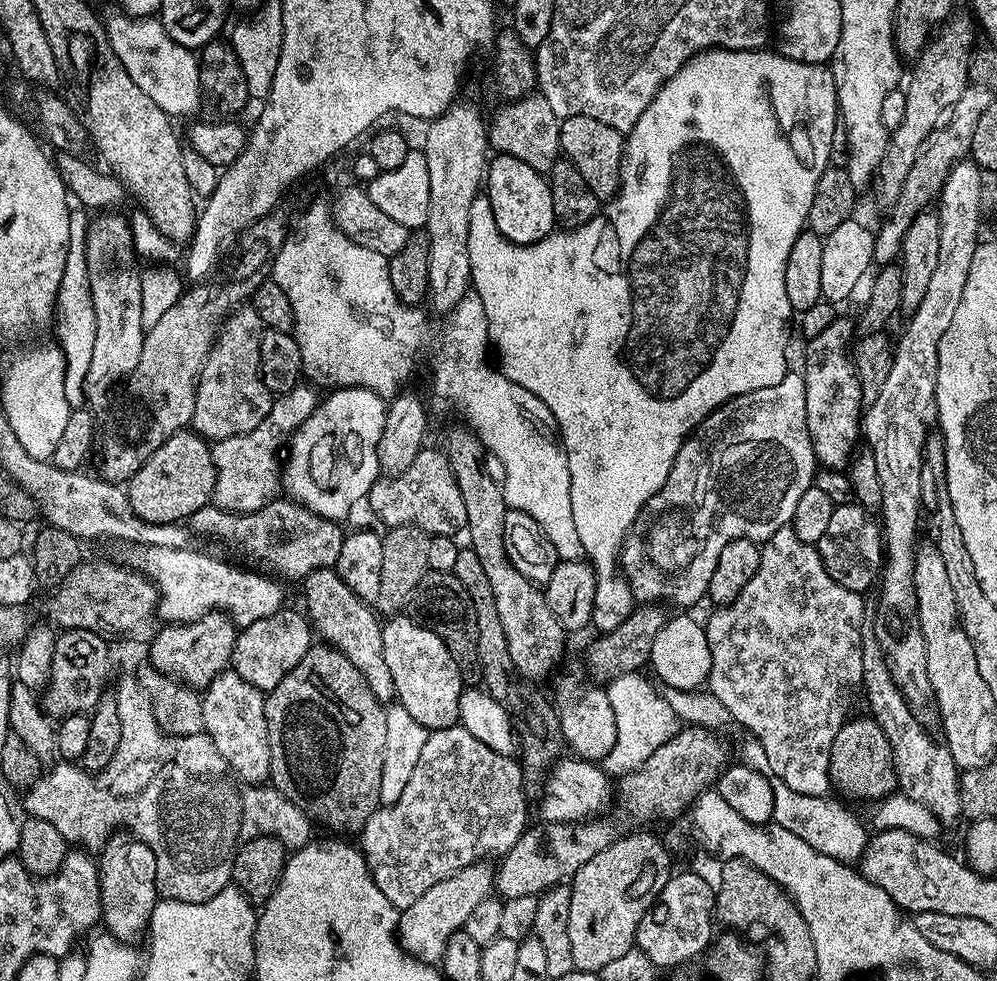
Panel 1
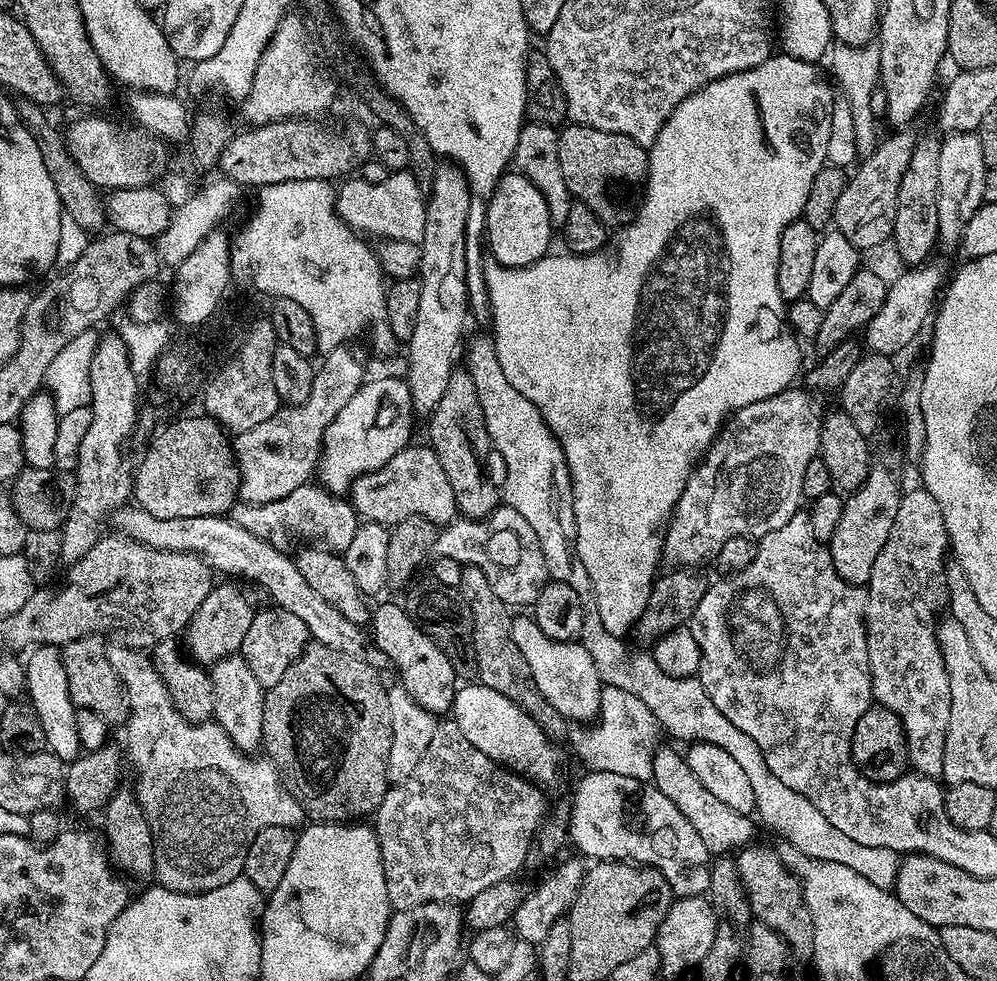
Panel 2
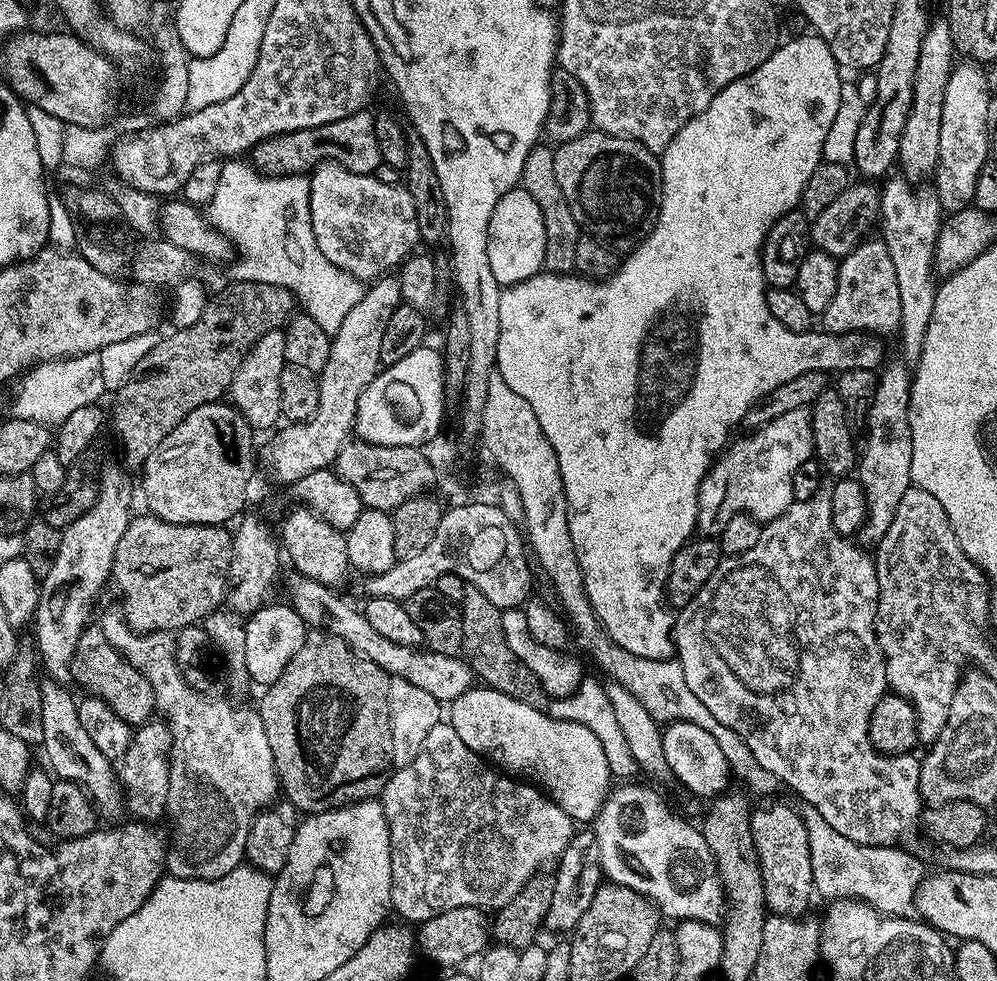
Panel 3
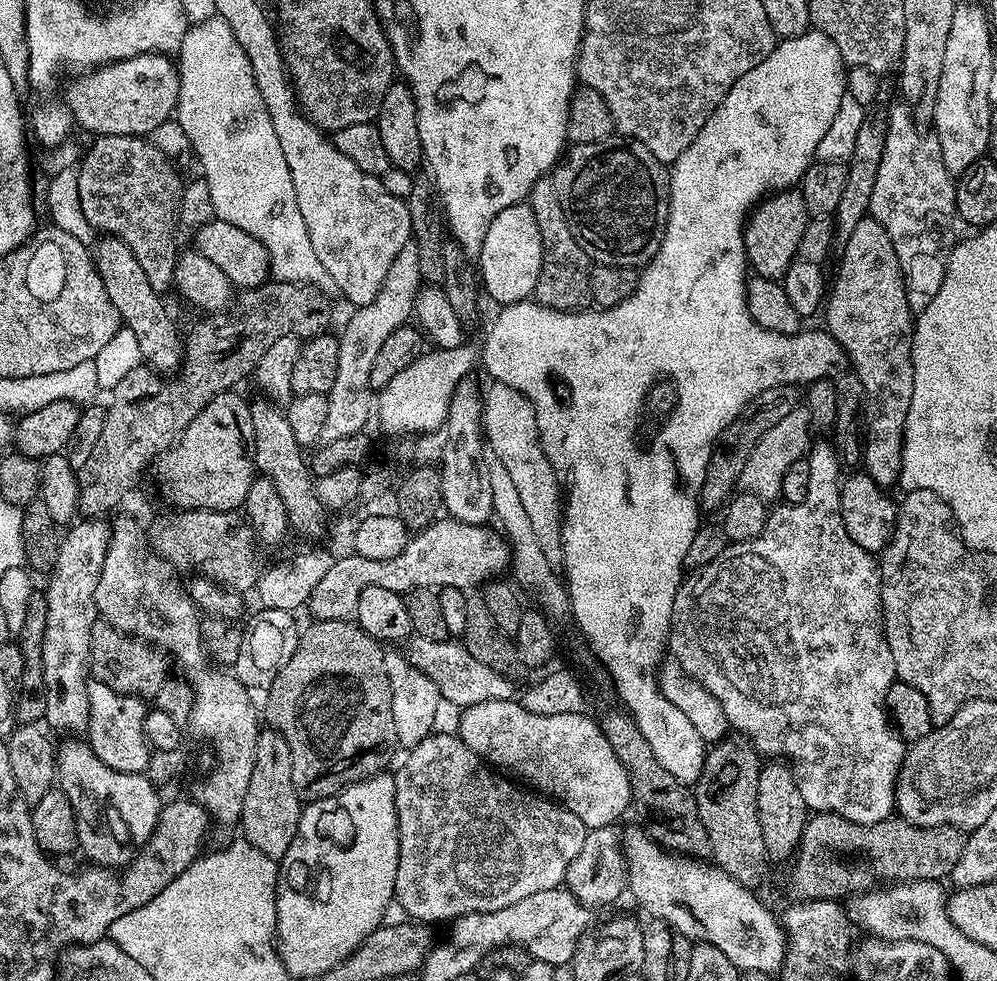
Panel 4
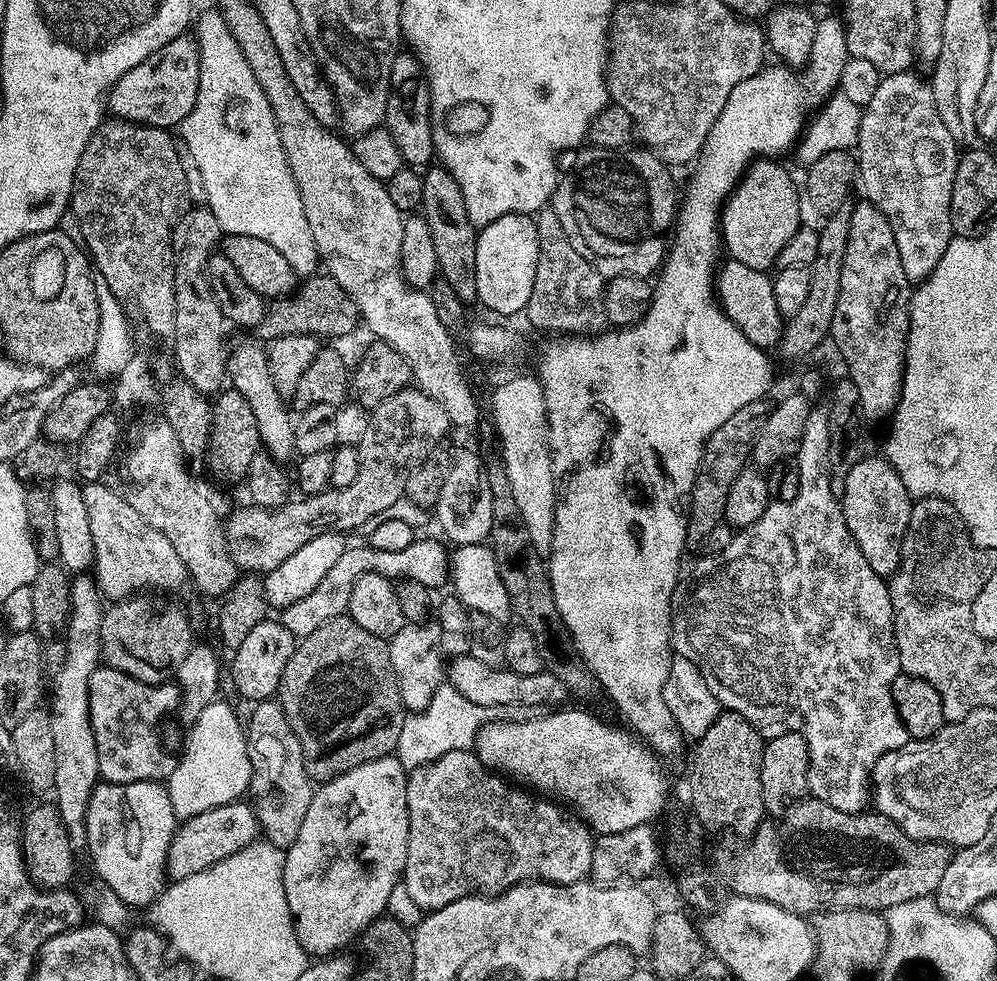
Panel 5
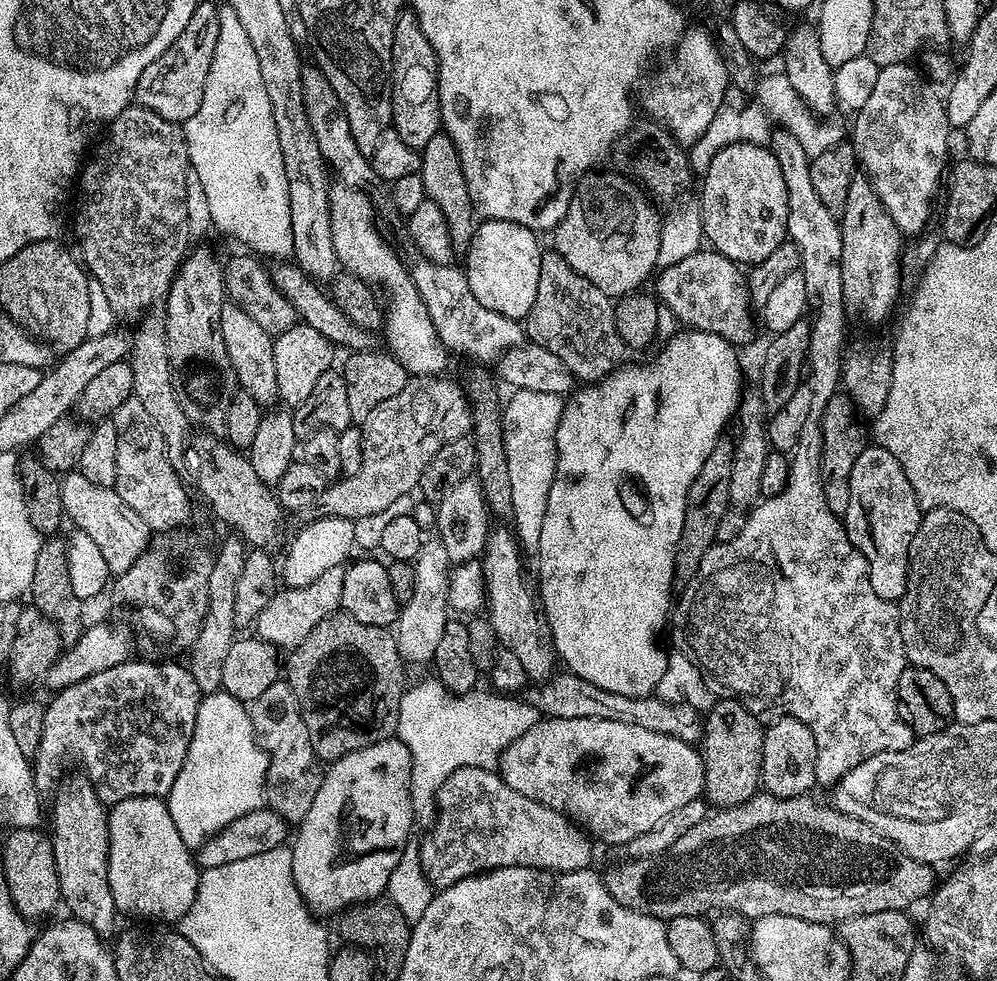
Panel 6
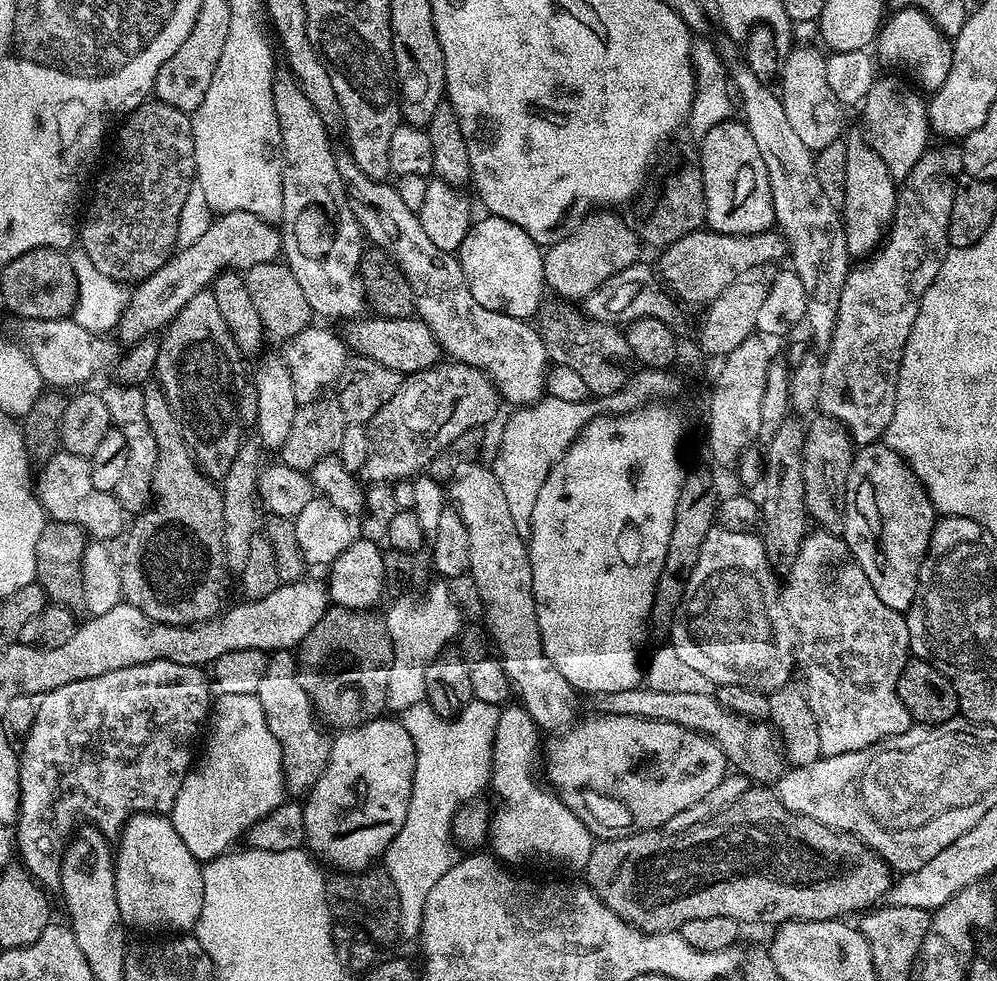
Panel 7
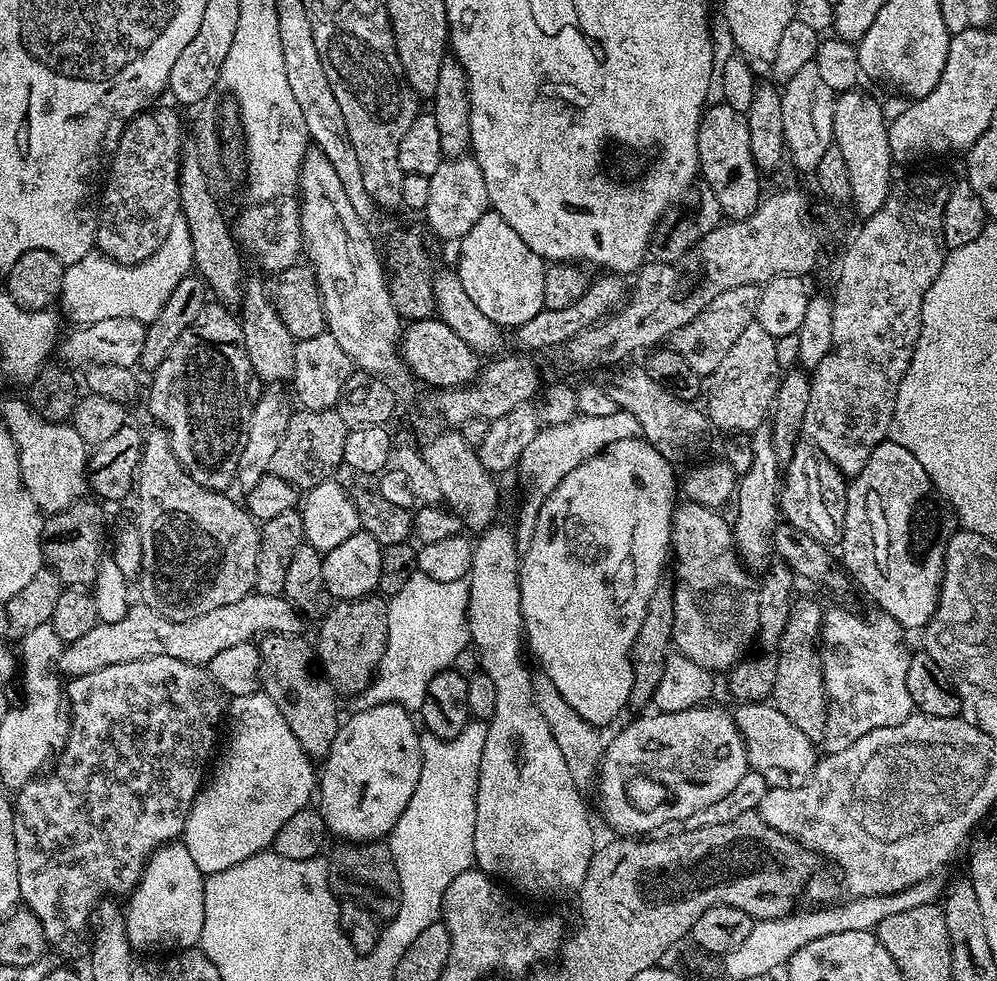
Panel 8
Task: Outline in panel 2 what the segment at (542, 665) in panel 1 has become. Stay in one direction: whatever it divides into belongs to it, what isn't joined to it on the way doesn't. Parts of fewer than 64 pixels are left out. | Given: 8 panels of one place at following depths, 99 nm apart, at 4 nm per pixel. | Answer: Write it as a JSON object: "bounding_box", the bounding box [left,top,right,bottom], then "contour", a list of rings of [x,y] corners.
{"bounding_box":[426,367,501,520],"contour":[[[467,367],[453,368],[446,390],[443,391],[442,398],[434,406],[426,422],[428,422],[427,443],[434,450],[434,454],[438,454],[438,462],[442,462],[442,470],[446,473],[450,487],[454,489],[457,513],[470,520],[482,520],[495,508],[501,507],[501,489],[497,481],[495,484],[488,477],[488,468],[484,465],[492,448],[492,440],[486,430],[486,418],[482,414],[478,386],[474,386],[474,378]]]}

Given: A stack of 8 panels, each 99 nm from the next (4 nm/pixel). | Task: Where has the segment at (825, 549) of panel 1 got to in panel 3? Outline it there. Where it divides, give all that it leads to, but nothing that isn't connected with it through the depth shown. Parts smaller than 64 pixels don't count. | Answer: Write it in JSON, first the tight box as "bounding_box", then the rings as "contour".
{"bounding_box":[856,360,913,545],"contour":[[[898,360],[889,361],[877,375],[874,398],[865,415],[866,442],[861,447],[856,466],[856,479],[863,488],[867,514],[860,527],[858,540],[861,545],[875,545],[885,536],[894,520],[894,513],[906,490],[912,487],[910,474],[913,438],[909,422],[909,390],[911,373]]]}

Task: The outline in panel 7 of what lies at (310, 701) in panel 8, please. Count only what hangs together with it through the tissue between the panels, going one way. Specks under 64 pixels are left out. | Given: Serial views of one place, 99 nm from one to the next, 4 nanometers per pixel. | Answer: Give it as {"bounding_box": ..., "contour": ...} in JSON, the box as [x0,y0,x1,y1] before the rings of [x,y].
{"bounding_box":[255,650,330,798],"contour":[[[277,650],[268,656],[266,670],[262,674],[262,682],[258,682],[255,696],[262,702],[270,734],[280,740],[287,795],[292,798],[307,797],[318,778],[322,778],[322,770],[326,770],[330,736],[327,736],[329,733],[312,711],[312,703],[298,675],[297,657],[291,651]]]}

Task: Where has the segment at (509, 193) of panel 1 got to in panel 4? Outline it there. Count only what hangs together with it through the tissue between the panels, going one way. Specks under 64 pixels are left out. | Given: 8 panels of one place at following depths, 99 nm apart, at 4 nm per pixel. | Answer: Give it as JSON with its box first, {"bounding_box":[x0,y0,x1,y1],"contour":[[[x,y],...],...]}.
{"bounding_box":[478,202,542,306],"contour":[[[521,202],[506,206],[490,222],[486,238],[482,238],[482,250],[478,257],[478,275],[482,292],[496,303],[496,306],[517,304],[529,299],[535,293],[539,271],[542,265],[542,235],[538,234],[538,221],[534,219],[534,210]]]}

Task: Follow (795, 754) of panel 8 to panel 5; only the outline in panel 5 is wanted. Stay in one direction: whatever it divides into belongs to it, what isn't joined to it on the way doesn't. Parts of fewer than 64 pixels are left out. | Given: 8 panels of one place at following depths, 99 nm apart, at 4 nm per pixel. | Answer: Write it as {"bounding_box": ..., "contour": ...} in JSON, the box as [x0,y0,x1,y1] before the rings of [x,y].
{"bounding_box":[446,654,569,710],"contour":[[[460,654],[455,657],[452,665],[446,668],[446,680],[458,690],[458,694],[470,698],[470,702],[478,702],[493,710],[507,710],[510,706],[560,706],[564,699],[569,699],[569,692],[554,674],[543,671],[538,674],[518,674],[509,668],[486,666],[486,662],[478,662],[471,654]]]}

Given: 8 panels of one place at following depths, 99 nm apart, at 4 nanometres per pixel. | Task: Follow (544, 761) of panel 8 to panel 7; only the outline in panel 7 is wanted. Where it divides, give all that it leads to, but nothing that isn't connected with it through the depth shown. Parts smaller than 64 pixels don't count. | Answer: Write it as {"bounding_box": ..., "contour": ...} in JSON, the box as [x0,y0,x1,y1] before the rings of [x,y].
{"bounding_box":[490,706,594,870],"contour":[[[508,706],[500,713],[498,722],[498,730],[494,734],[494,746],[492,747],[492,779],[490,781],[491,791],[496,791],[500,795],[500,800],[504,804],[500,804],[490,816],[490,848],[491,855],[495,856],[497,860],[503,862],[505,865],[512,866],[515,860],[549,860],[552,864],[565,864],[568,868],[580,868],[580,870],[587,869],[588,859],[592,853],[594,847],[594,837],[591,832],[586,830],[586,826],[577,818],[565,804],[560,801],[559,795],[551,787],[545,786],[536,775],[541,775],[542,772],[542,744],[540,748],[540,739],[542,739],[542,733],[539,728],[536,727],[536,723],[530,718],[530,714],[522,706]]]}

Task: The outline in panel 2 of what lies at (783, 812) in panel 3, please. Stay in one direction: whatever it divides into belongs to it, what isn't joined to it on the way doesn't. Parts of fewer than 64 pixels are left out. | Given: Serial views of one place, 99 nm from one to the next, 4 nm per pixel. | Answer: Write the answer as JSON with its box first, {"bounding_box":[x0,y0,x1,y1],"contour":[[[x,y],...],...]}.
{"bounding_box":[734,842,814,957],"contour":[[[753,842],[737,851],[734,856],[742,886],[748,895],[753,917],[759,923],[770,926],[788,941],[791,955],[811,957],[814,950],[814,922],[804,901],[800,880],[780,860],[775,847]]]}

